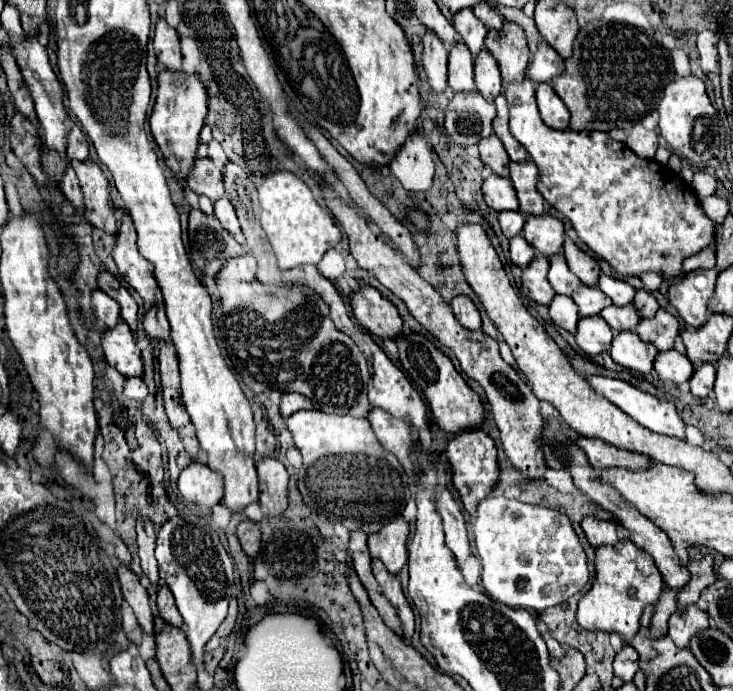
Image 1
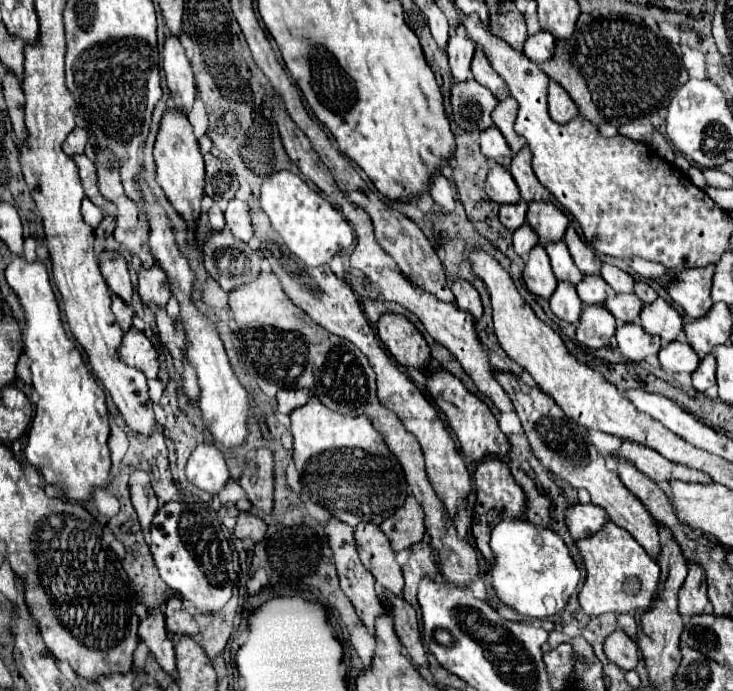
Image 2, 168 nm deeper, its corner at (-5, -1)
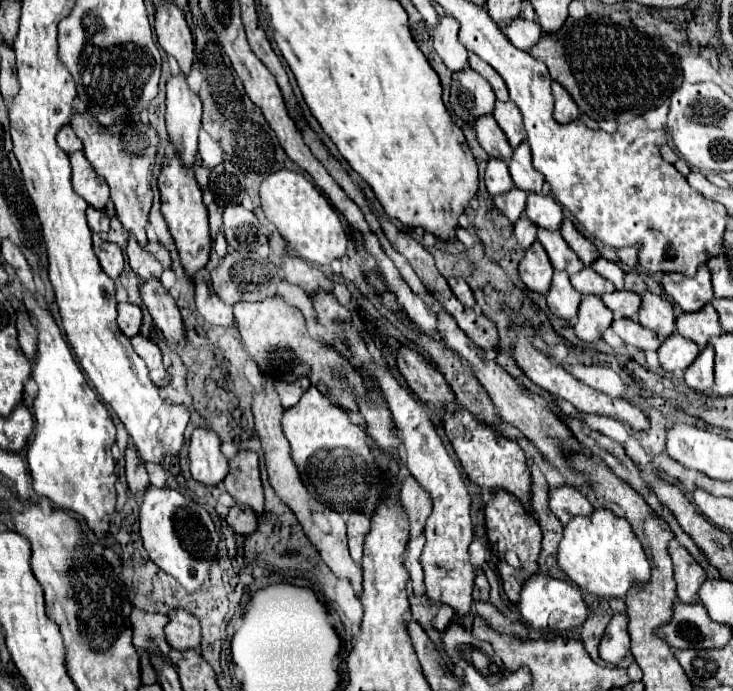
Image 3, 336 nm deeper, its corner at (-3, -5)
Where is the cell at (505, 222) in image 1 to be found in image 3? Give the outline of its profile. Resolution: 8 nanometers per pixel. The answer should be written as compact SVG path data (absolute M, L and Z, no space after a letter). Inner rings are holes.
M512 188L508 194L496 196L494 202L496 202L498 210L504 212L504 214L510 218L510 222L516 222L516 220L522 216L524 208L526 208L526 196L528 196L528 194L524 194L522 190Z

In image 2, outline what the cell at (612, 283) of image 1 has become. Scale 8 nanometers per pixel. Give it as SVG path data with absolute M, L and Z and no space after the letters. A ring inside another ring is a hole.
M604 264L600 276L602 276L618 294L630 294L630 292L634 292L634 278L632 278L628 272L624 272L624 270L616 268L616 266Z

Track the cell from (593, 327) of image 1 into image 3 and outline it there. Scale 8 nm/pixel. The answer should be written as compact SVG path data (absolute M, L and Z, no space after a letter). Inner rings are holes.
M582 298L578 308L578 322L574 326L576 336L584 342L596 342L604 330L612 324L612 312L600 298Z

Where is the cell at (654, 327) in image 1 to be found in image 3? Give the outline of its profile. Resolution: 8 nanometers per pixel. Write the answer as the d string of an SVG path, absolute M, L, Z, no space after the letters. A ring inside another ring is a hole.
M644 292L642 294L642 306L638 312L638 320L644 328L654 330L660 340L666 340L672 332L674 332L674 308L670 304L670 300L666 300L664 296L652 294L652 292Z

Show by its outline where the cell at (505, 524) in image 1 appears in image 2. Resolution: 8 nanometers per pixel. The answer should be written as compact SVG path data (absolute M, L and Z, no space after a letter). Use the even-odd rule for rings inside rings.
M526 518L500 520L492 530L494 552L492 588L496 596L526 618L548 618L558 614L580 582L580 570L566 542L550 528L534 526Z

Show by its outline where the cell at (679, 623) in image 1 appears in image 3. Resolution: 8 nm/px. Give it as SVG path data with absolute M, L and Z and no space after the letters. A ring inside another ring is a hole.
M672 538L672 542L668 544L668 554L670 554L672 564L674 564L678 600L686 602L686 604L696 602L698 600L698 588L706 580L704 568L688 554L688 550L684 550L684 546L680 546L676 542L676 538Z

